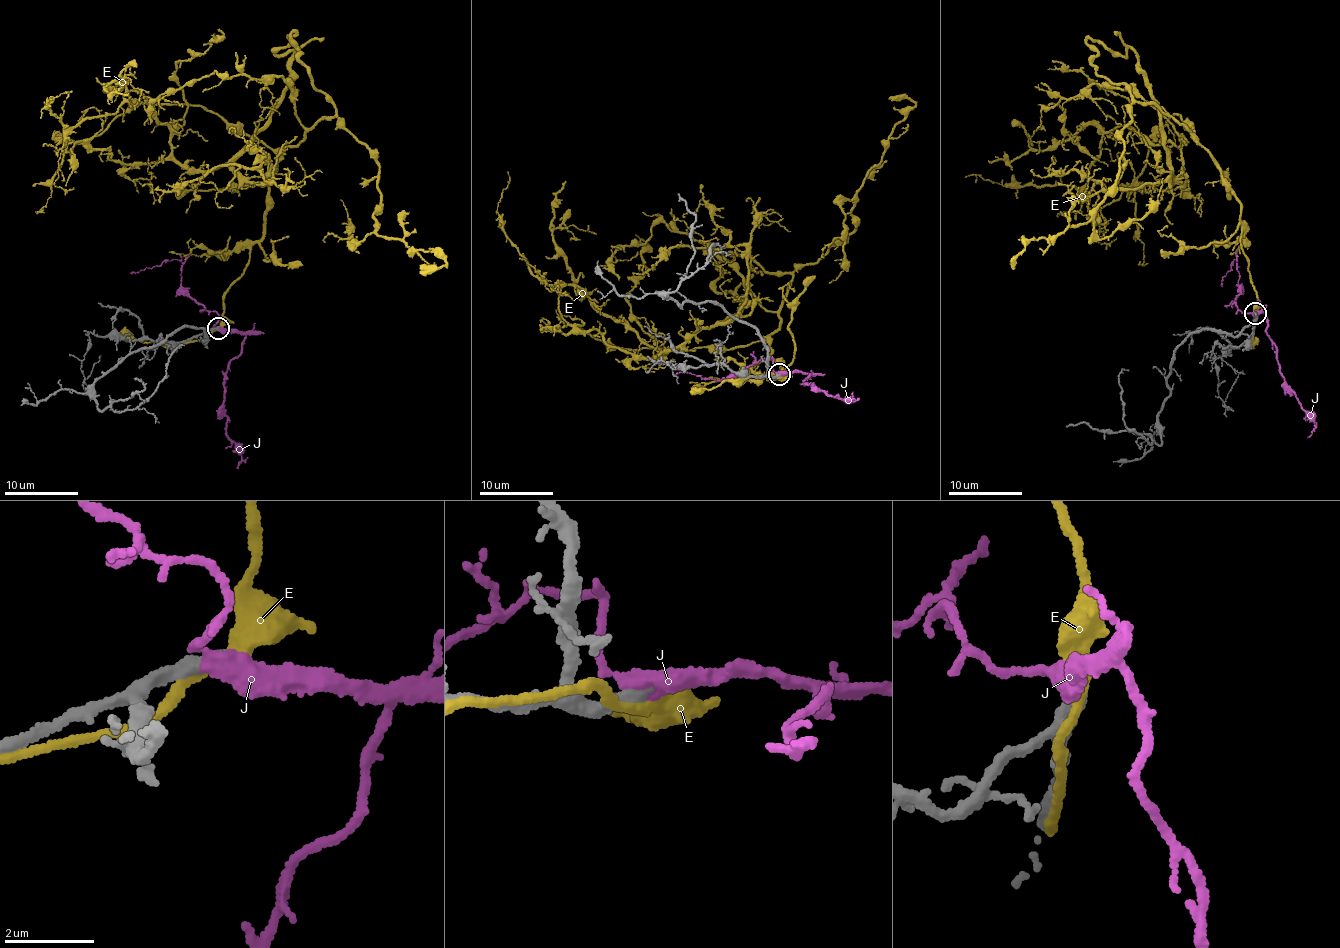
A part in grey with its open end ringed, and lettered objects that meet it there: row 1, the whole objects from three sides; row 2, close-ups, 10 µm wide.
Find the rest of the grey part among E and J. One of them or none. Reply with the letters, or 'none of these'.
J

